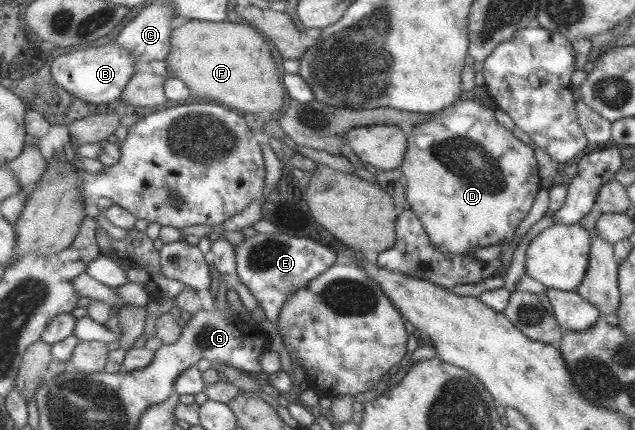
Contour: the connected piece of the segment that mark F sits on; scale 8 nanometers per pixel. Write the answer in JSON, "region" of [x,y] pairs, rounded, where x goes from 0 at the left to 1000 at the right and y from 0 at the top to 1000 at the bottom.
{"region":[[[293,49],[288,60],[279,63],[269,77],[271,114],[260,144],[271,177],[283,181],[299,205],[302,233],[318,228],[331,237],[346,237],[375,260],[408,263],[417,272],[430,272],[446,251],[452,207],[447,186],[443,186],[436,167],[436,144],[427,126],[424,95],[408,67],[389,51]]]}

